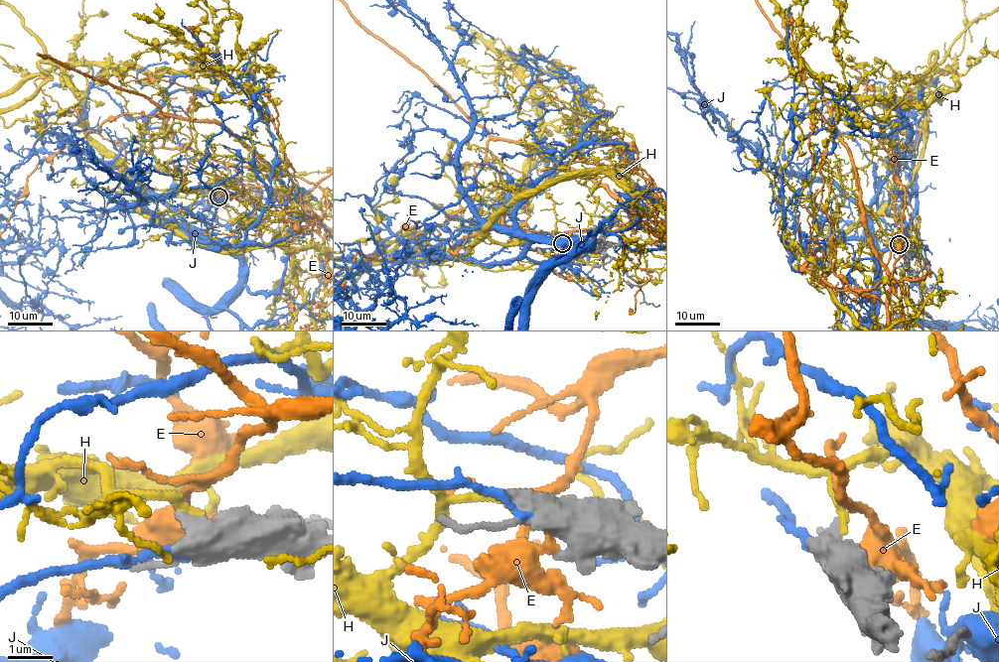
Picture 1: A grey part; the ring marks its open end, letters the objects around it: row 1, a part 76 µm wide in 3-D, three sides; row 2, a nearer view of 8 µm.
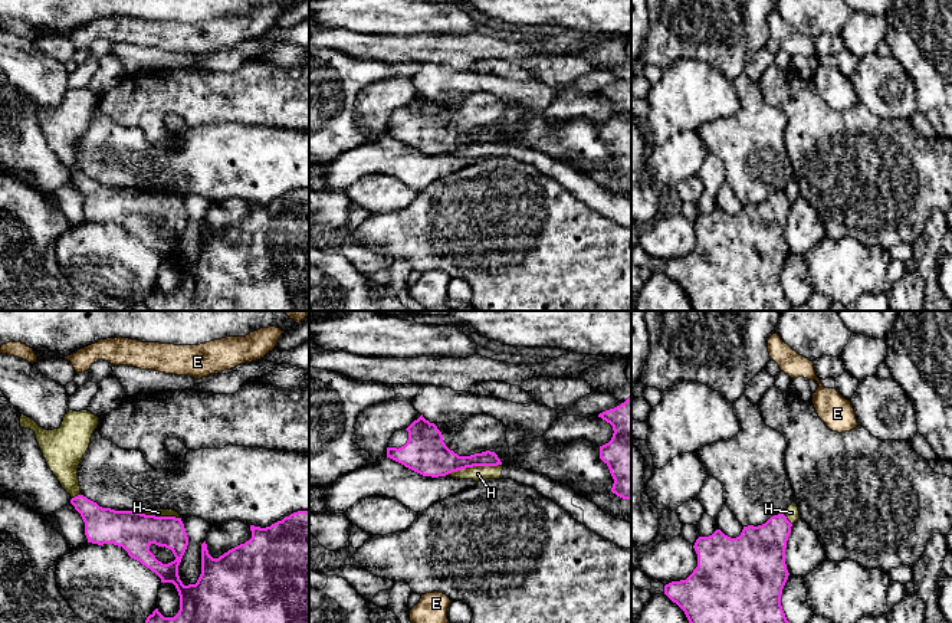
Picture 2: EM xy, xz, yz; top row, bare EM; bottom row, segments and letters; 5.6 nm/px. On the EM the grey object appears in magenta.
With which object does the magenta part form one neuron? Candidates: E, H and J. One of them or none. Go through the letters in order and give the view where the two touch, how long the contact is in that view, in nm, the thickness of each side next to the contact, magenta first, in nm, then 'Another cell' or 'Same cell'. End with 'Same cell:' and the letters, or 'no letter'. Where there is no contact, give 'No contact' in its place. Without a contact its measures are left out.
E: No contact. Another cell
H: Touches magenta in xz. Shared border 320 nm. Thickness 220 nm (magenta) against 90 nm. Another cell
J: No contact. Another cell
Same cell: no letter

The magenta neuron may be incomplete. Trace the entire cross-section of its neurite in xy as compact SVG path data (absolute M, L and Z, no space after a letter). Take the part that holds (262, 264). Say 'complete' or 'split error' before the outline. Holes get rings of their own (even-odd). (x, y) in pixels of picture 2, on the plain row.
complete; M83 173L70 177L85 200L88 220L122 224L128 233L155 250L161 260L173 260L180 273L180 288L174 295L164 295L155 286L145 298L148 311L309 311L309 188L298 188L270 204L250 203L252 216L219 236L209 232L206 219L201 222L201 252L196 262L184 263L178 243L188 223L181 196L145 193L137 188L102 186ZM150 223L165 224L175 237L163 242L150 229Z

